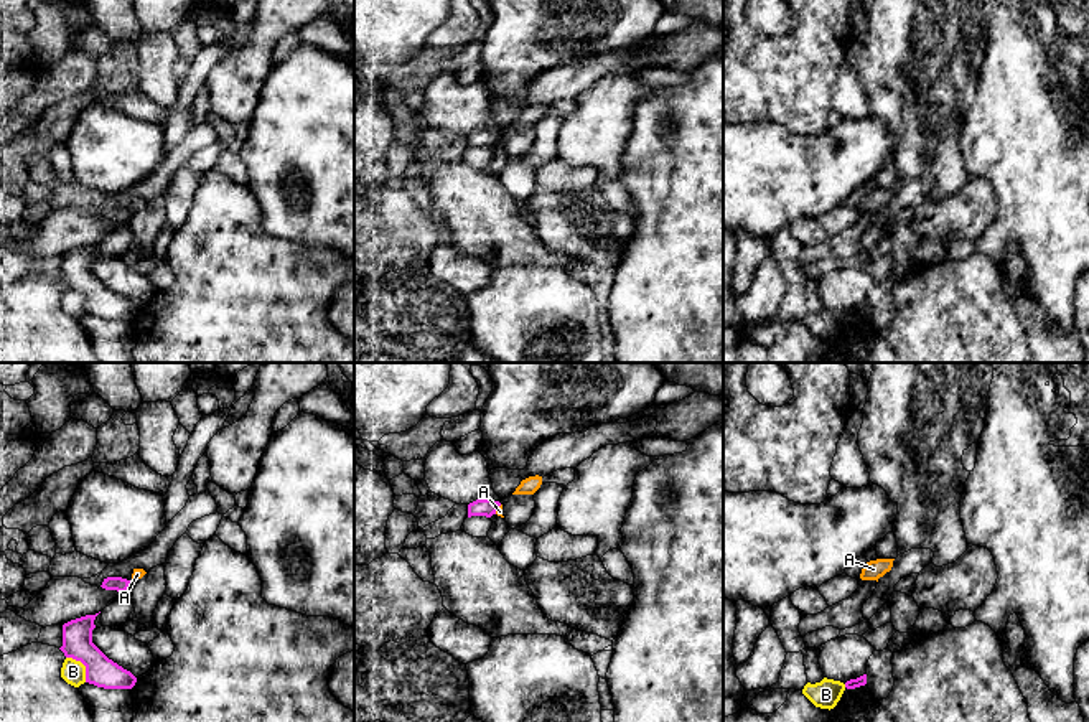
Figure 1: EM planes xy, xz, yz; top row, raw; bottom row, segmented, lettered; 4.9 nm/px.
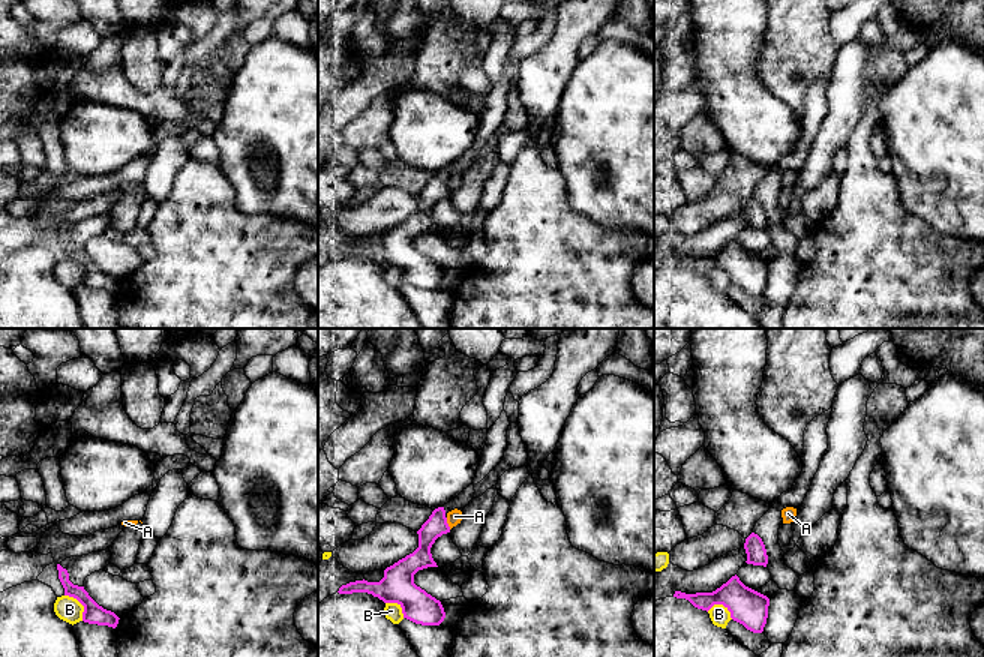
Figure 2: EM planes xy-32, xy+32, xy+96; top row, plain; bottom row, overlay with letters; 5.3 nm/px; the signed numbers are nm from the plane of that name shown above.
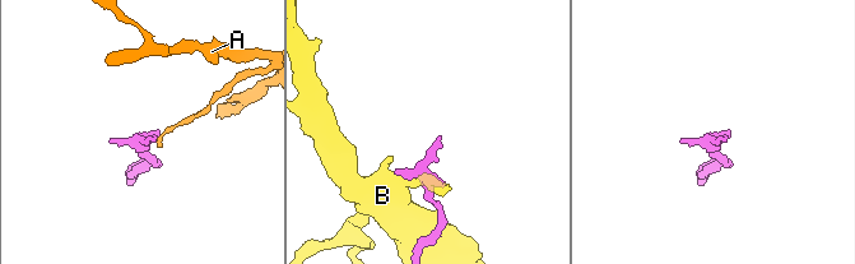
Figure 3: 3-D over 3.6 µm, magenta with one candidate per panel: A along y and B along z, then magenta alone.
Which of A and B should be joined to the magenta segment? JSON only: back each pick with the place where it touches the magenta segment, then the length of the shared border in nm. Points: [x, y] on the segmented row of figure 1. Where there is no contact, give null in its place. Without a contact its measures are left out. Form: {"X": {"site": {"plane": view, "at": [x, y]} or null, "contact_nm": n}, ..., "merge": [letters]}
{"merge": []}

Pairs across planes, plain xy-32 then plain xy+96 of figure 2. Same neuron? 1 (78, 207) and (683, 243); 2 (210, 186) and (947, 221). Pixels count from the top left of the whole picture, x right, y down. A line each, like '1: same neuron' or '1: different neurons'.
1: different neurons
2: different neurons

